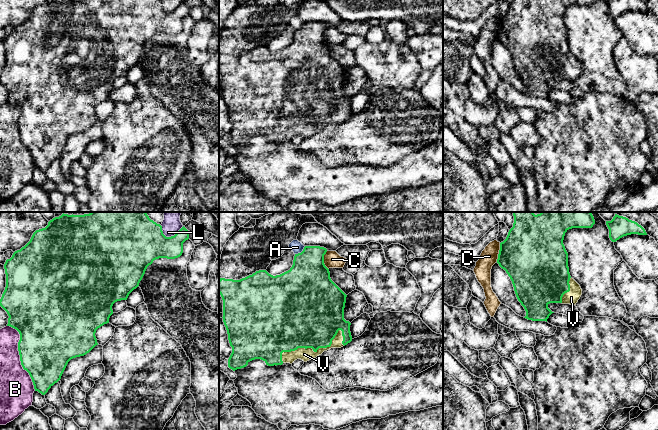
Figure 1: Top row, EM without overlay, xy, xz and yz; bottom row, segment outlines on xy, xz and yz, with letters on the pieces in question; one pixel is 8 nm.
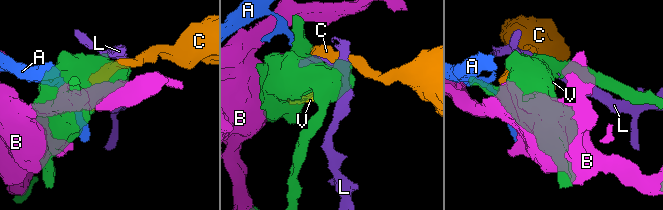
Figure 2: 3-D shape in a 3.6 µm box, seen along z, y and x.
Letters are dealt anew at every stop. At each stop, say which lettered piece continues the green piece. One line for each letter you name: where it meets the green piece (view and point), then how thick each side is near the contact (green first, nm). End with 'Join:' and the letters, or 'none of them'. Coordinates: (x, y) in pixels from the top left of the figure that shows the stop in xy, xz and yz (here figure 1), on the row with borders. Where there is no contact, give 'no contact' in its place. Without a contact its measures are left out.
V: meets green in xz at (311, 347); 500 nm thick on the green side, 100 nm on the other
Join: V

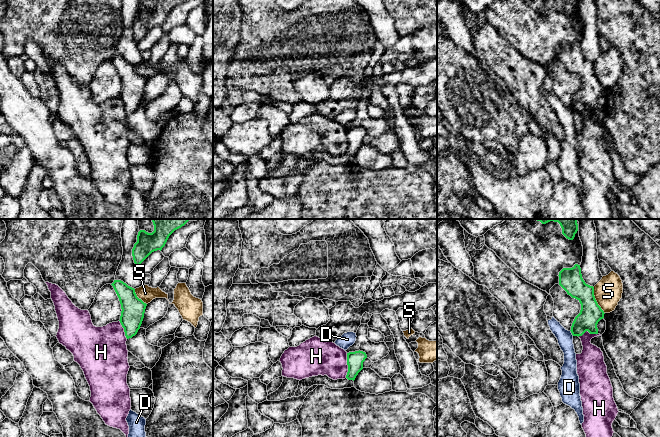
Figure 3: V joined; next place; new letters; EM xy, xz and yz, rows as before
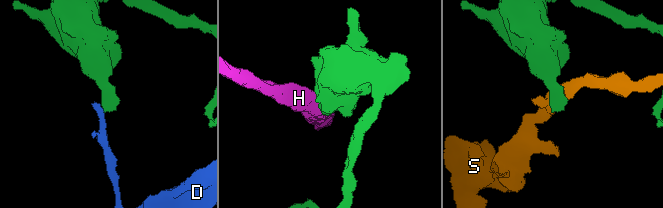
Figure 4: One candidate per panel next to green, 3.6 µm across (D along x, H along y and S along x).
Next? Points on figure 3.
Join: none of them

